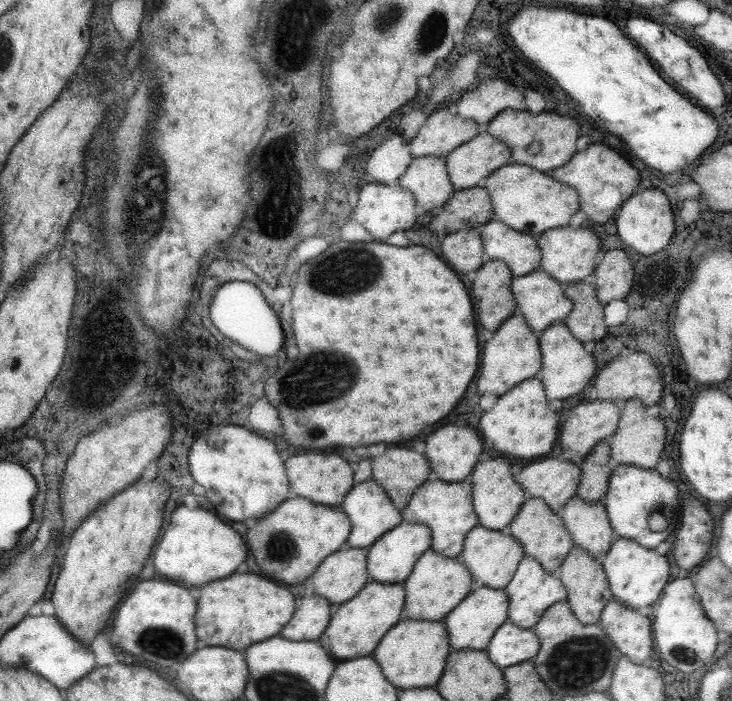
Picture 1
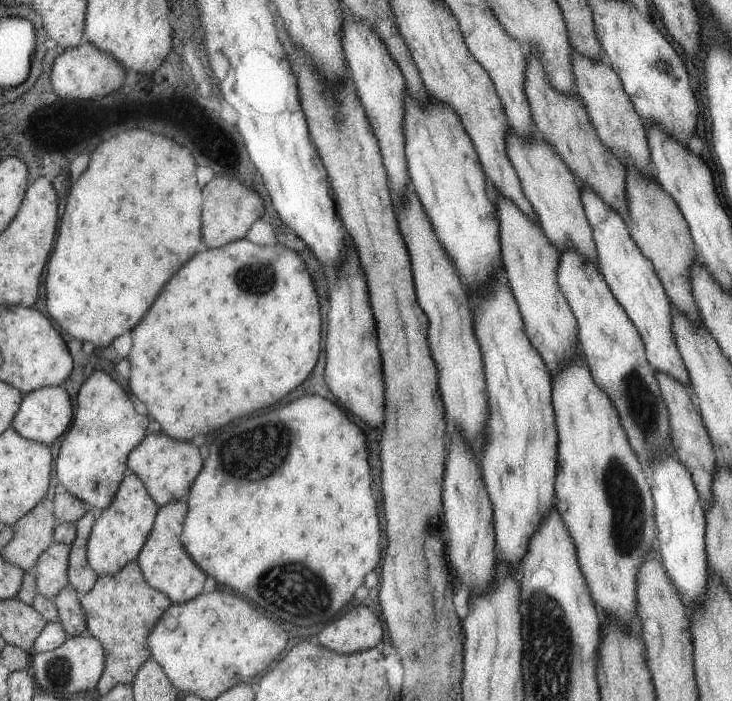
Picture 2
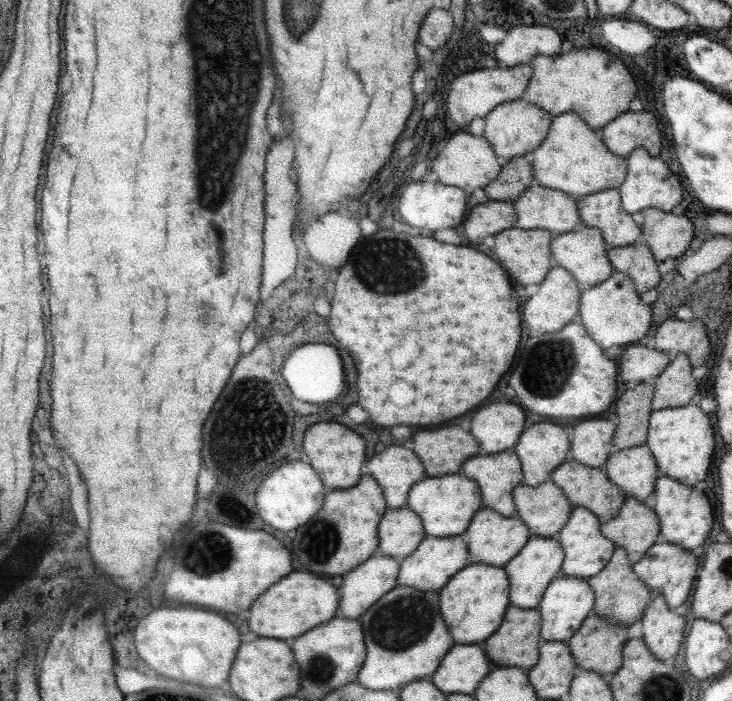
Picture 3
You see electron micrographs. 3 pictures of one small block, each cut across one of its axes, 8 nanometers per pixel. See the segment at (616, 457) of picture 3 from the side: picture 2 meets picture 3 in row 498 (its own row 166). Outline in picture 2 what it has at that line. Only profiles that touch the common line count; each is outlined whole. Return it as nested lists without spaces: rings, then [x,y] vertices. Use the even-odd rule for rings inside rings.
[[[575,49],[570,50],[571,68],[574,74],[575,94],[582,102],[584,109],[587,111],[589,120],[594,126],[598,139],[615,155],[622,163],[626,164],[631,161],[646,177],[652,178],[654,173],[651,167],[649,147],[646,139],[646,124],[641,117],[635,112],[627,93],[621,86],[620,78],[617,73],[604,61],[604,58],[590,59],[579,54]]]

